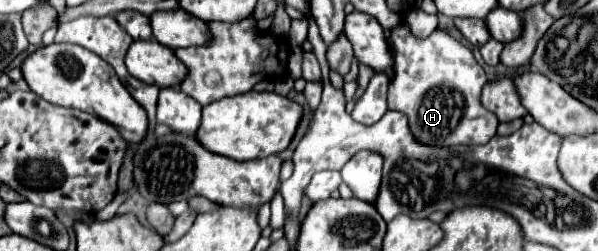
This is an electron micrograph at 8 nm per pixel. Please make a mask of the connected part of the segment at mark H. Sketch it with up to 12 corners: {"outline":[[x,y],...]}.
{"outline":[[444,29],[390,31],[388,109],[418,141],[484,145],[484,69]]}

